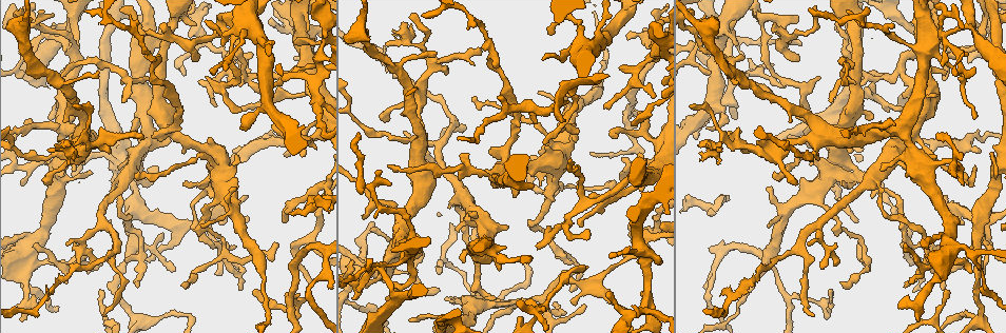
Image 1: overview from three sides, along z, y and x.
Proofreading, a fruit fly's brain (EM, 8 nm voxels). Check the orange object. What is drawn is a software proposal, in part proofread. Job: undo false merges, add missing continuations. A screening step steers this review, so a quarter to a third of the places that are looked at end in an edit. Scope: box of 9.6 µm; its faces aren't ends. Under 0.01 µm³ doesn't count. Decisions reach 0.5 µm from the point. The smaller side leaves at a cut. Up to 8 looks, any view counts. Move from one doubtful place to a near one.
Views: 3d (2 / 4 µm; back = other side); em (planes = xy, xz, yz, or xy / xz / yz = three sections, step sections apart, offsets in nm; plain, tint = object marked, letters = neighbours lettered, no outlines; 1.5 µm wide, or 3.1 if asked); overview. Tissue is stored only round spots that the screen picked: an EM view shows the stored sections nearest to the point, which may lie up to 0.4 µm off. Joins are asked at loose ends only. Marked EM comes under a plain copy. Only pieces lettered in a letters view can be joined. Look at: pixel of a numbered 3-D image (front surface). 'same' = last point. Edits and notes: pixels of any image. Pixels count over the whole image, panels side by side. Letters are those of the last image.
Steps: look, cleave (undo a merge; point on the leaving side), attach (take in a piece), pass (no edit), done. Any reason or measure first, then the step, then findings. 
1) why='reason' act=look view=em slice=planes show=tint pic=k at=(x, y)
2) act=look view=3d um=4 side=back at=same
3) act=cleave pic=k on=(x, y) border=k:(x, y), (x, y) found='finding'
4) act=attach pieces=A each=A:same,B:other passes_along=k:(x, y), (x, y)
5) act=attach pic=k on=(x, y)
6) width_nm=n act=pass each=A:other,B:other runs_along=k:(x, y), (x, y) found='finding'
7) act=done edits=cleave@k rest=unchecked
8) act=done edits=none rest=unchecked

why='sharp bend' act=look view=3d um=2 pic=1 at=(527, 279)

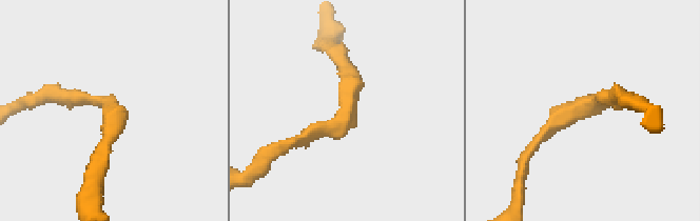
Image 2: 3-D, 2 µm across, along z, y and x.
why='need the tissue' act=look view=em slice=xy step=8 show=letters pic=2 at=(589, 103)

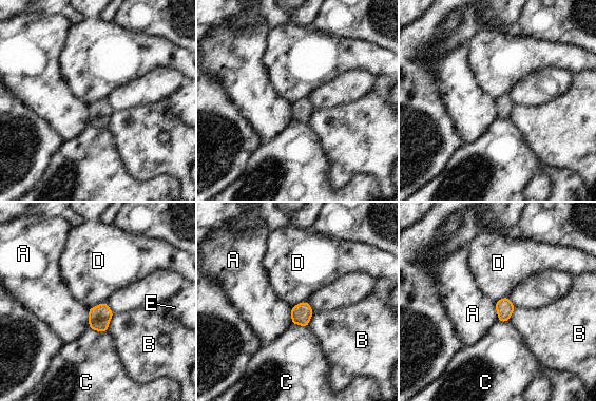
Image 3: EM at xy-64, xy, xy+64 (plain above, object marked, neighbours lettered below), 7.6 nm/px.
act=pass each=A:other,B:other,C:other,D:other,E:other found='all the same neuron'

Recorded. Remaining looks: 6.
why='sharp bend' act=look view=3d um=4 pic=1 at=(867, 23)

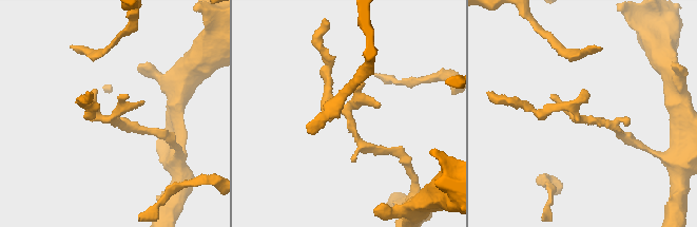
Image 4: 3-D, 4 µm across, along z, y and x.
why='shape alone is not enough' act=look view=em slice=xz step=4 show=letters pic=4 at=(346, 113)

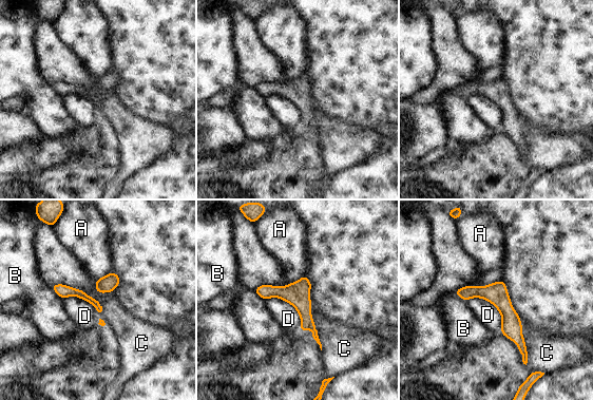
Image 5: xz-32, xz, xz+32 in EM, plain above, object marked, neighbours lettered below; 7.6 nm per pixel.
why='another direction' act=look view=em slice=planes show=letters at=same

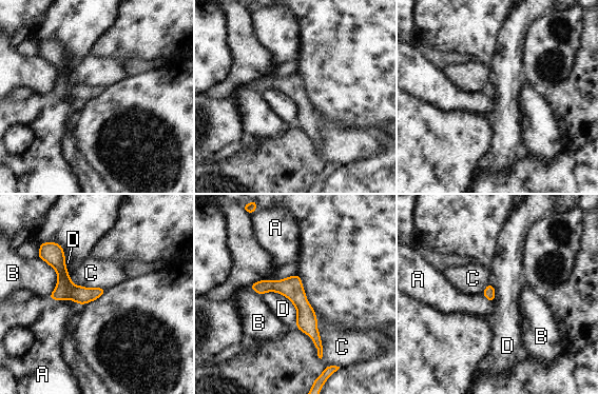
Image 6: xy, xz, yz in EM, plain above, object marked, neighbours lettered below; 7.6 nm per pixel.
width_nm=90 act=pass each=A:other,B:other,C:other,D:other border=6:(262, 294), (284, 295), (295, 326) found='one neuron here'

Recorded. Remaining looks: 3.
act=look view=3d um=4 pic=1 at=(632, 312)

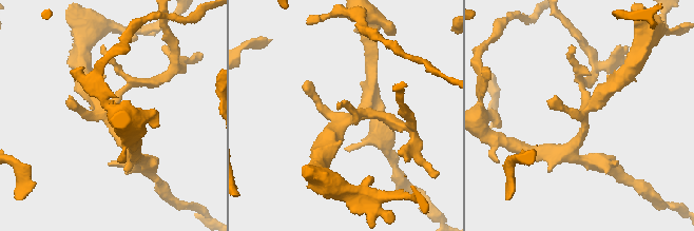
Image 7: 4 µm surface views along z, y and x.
why='shape alone is not enough' act=look view=em slice=planes show=tint pic=7 at=(349, 118)

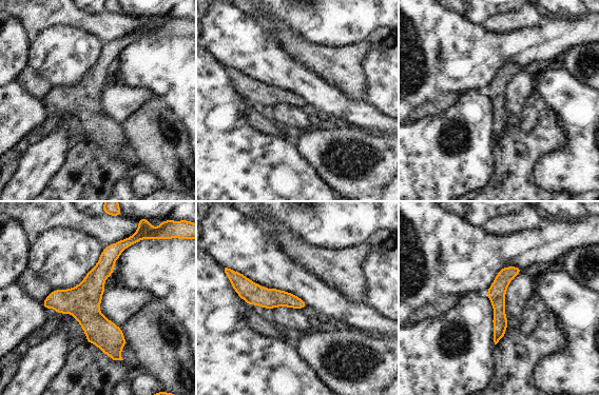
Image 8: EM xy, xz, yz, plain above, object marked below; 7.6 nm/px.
act=look view=em slice=planes show=letters at=same

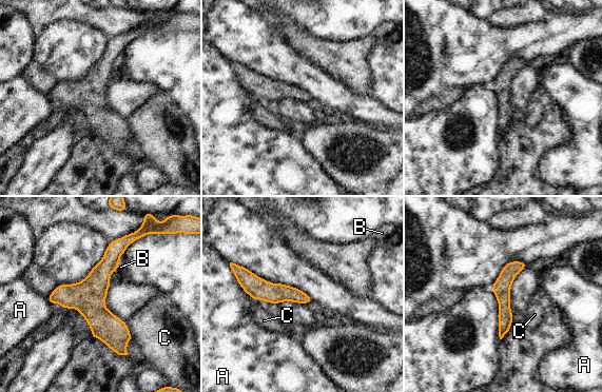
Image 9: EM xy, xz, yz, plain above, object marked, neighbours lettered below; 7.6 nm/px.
longest_contact=A:200nm act=pass each=A:other,B:other,C:other found='one neuron here'

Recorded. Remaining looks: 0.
act=done edits=none rest=unchecked

